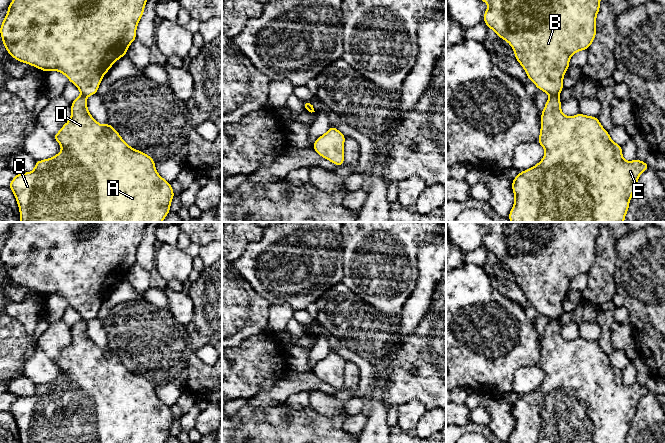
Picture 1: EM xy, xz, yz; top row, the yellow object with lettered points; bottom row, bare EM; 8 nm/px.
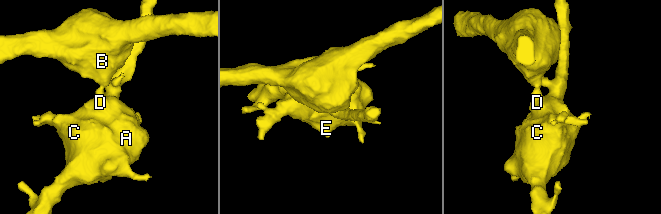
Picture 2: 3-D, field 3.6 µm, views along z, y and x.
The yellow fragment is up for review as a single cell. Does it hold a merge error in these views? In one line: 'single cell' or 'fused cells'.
fused cells

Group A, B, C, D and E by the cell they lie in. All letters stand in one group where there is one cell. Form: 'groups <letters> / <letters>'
groups A C D E / B

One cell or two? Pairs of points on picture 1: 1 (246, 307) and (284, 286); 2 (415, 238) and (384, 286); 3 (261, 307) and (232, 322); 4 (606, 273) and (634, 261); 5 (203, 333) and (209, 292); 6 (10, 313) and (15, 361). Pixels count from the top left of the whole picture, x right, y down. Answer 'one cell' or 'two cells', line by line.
1: two cells
2: one cell
3: one cell
4: two cells
5: one cell
6: one cell

